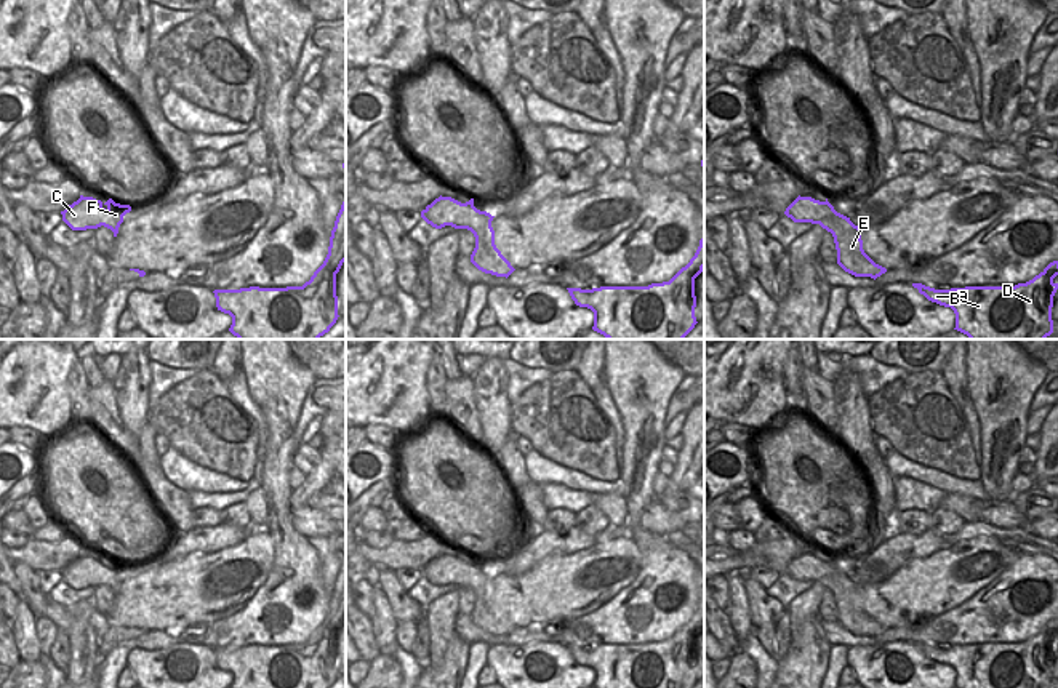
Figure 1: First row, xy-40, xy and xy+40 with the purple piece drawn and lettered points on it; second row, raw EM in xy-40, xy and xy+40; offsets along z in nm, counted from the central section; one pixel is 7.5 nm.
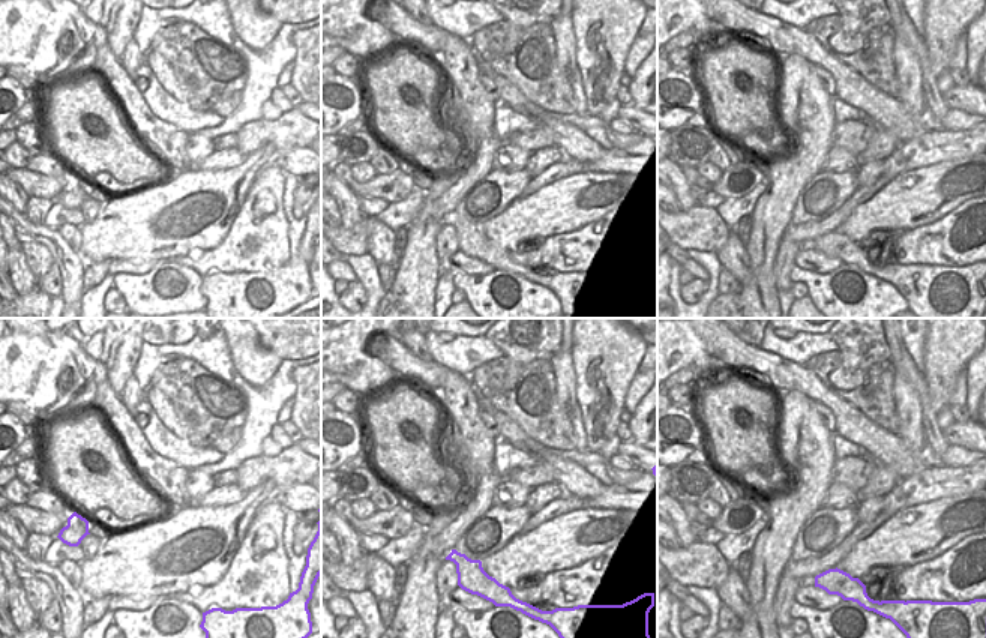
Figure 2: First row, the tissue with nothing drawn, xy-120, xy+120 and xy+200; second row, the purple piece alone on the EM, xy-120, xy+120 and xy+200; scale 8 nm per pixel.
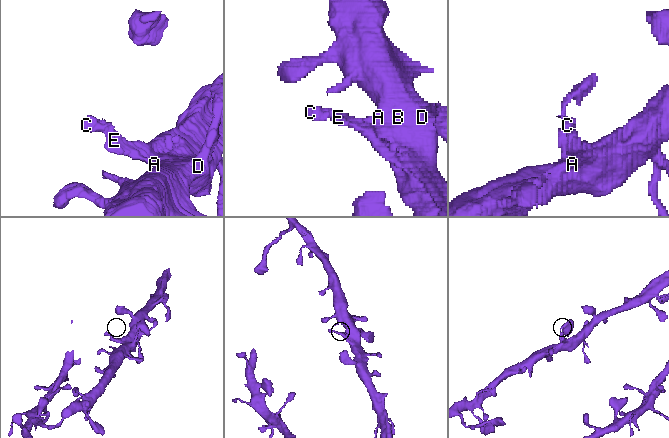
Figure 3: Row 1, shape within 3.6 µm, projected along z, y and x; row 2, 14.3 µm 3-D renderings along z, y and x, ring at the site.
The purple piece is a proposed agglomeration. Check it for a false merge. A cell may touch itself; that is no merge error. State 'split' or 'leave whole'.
leave whole

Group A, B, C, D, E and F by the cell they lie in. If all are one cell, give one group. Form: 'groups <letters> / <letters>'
groups A B C D E F

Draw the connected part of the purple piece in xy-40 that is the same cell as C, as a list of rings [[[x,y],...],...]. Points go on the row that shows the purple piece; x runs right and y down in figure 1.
[[[80,195],[80,198],[61,211],[61,214],[62,221],[72,230],[98,229],[104,226],[117,237],[123,216],[130,211],[130,205],[115,203],[112,198],[102,203],[93,197]]]

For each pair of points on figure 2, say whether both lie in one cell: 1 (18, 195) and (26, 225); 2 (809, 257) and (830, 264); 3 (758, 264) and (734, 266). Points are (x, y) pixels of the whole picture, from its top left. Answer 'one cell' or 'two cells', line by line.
1: two cells
2: one cell
3: two cells

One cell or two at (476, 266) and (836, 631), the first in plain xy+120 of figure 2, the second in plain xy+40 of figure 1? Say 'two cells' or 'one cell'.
one cell

